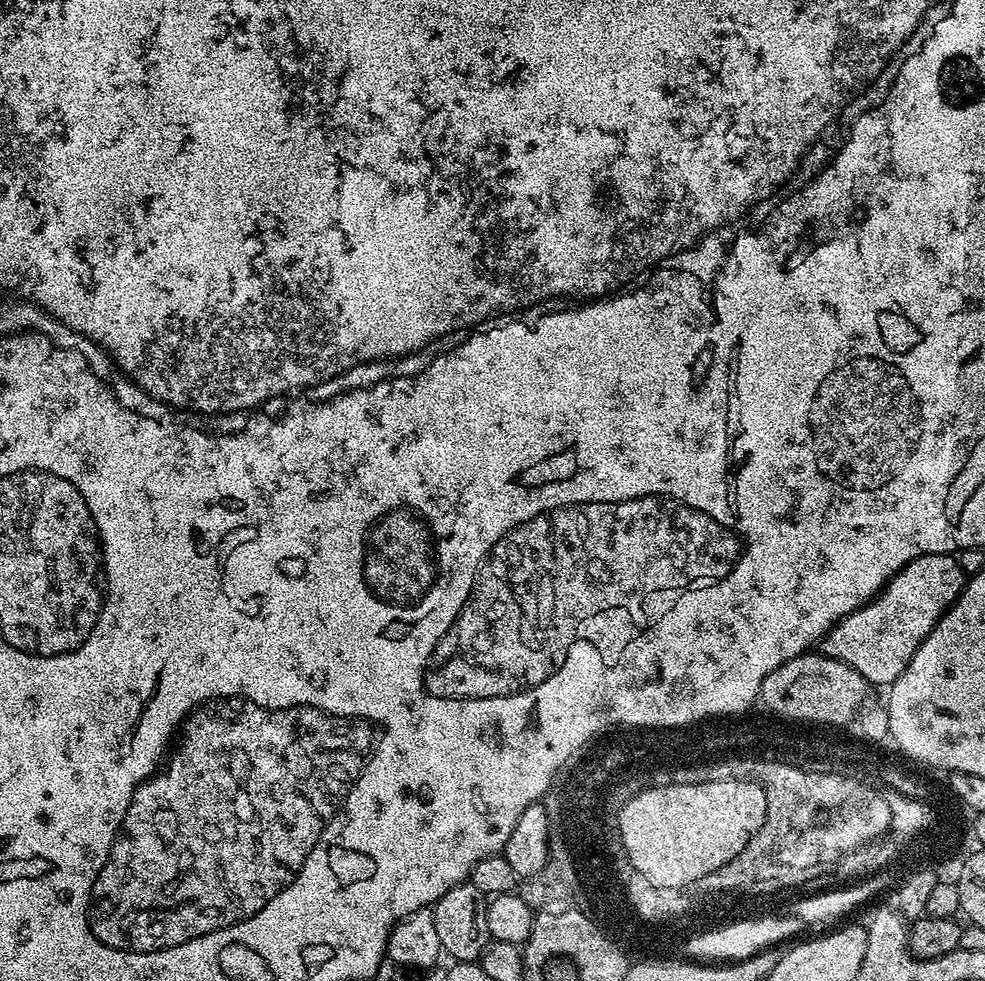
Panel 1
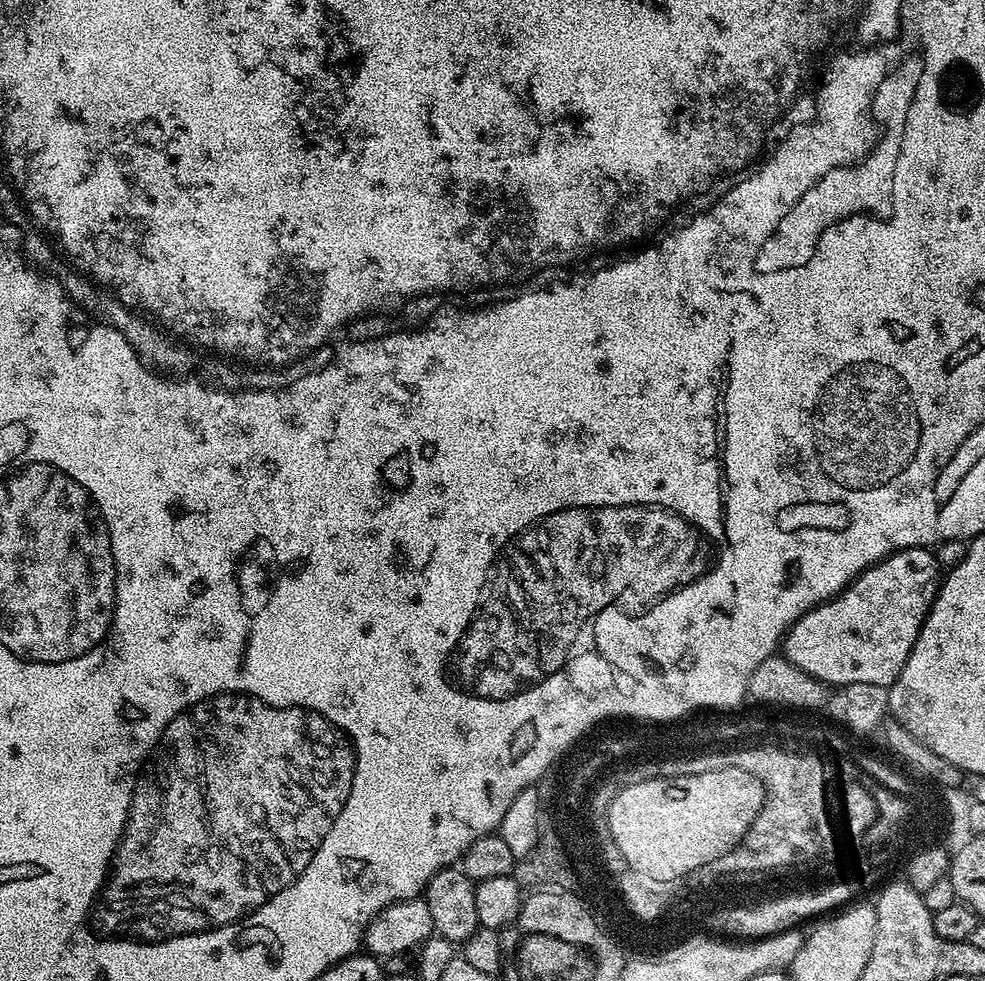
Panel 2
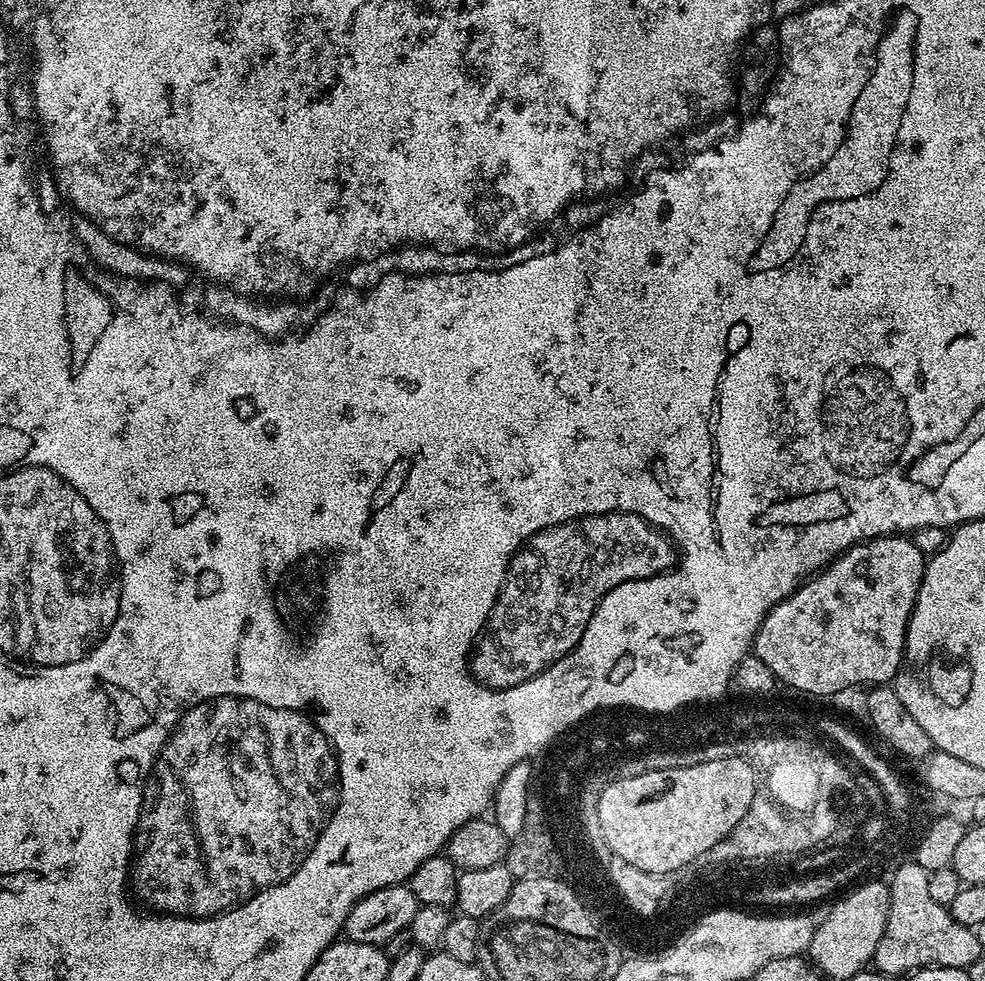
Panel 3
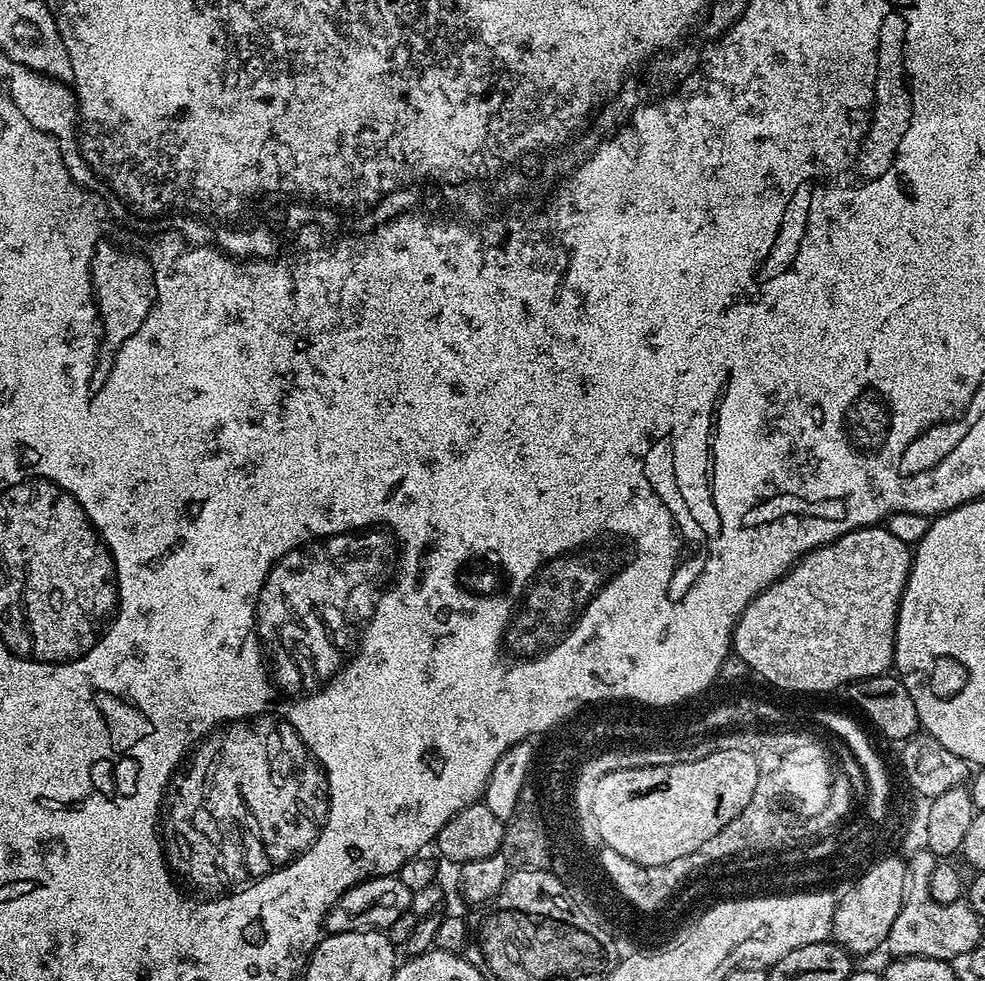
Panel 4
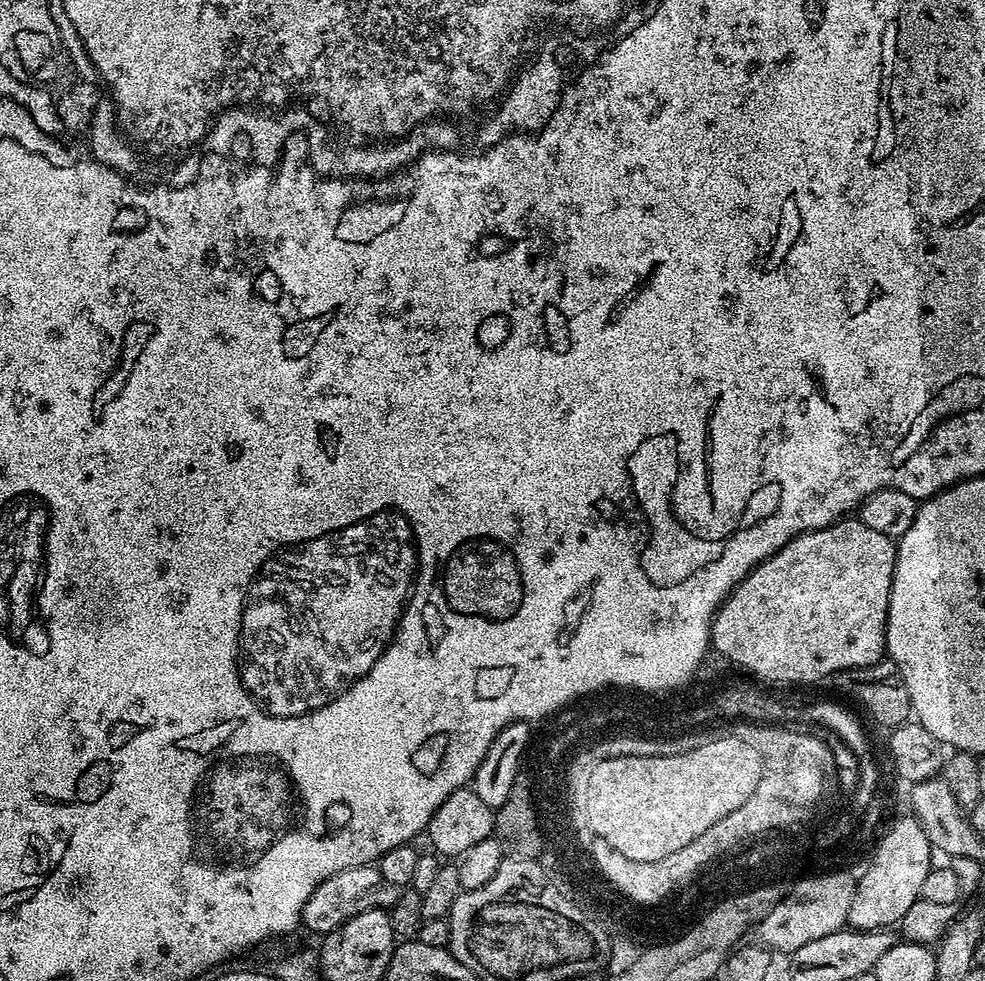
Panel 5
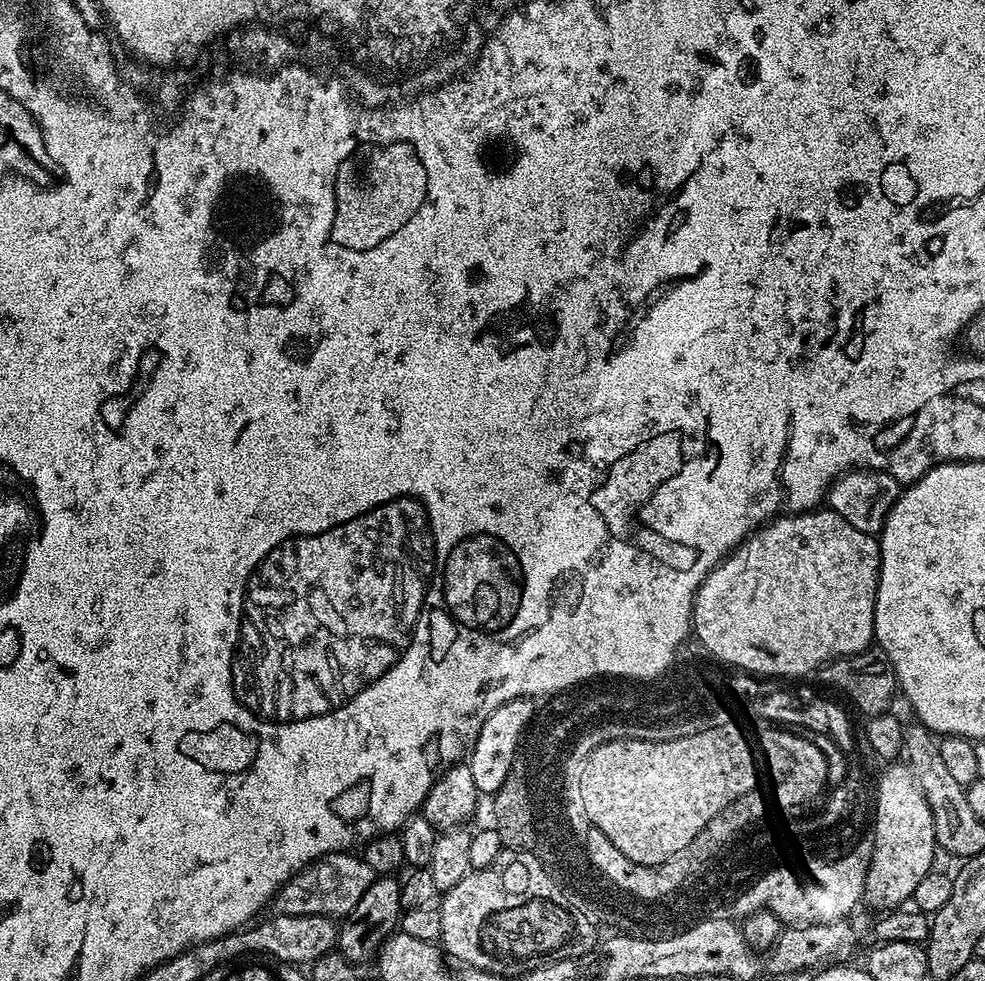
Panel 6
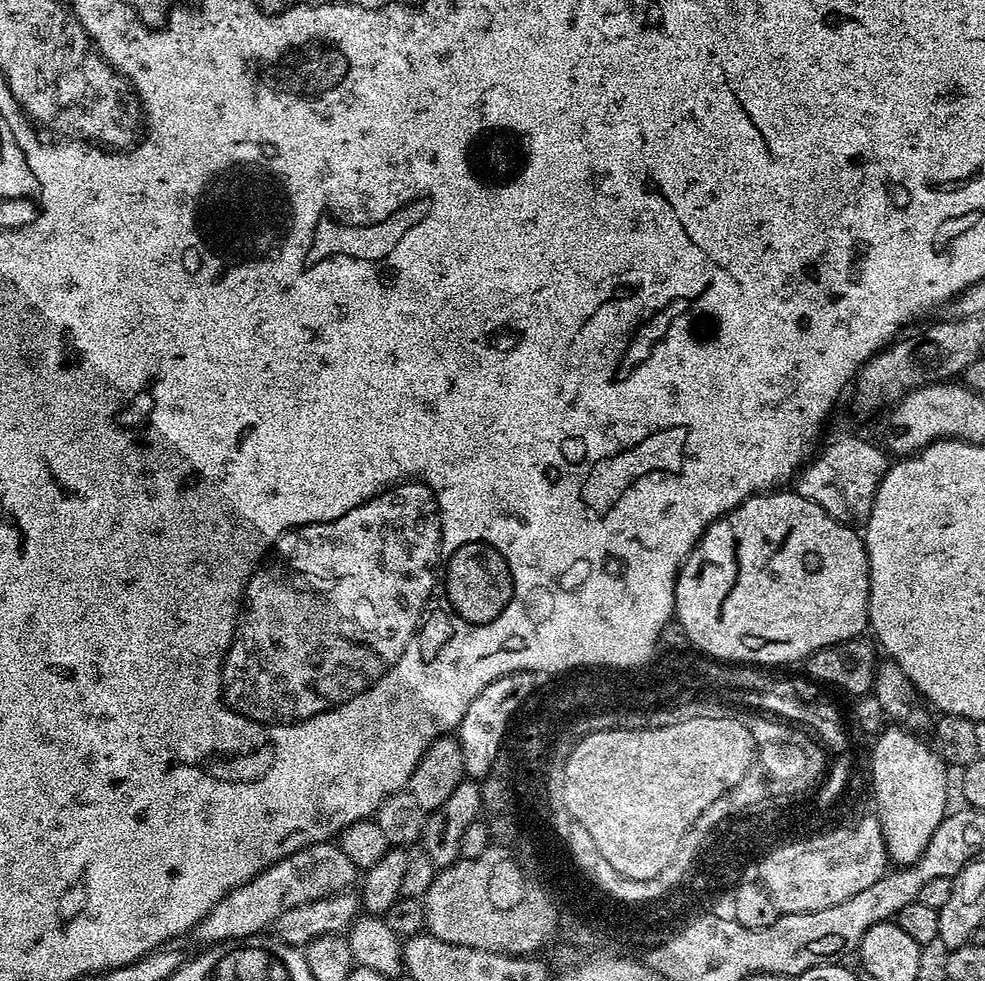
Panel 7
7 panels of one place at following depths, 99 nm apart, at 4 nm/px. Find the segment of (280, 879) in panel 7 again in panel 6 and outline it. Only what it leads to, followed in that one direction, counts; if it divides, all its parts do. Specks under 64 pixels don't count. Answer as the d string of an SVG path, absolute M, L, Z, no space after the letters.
M332 852L306 868L295 872L274 897L275 911L282 916L301 916L302 914L322 914L333 918L343 918L362 902L362 894L371 886L374 874L370 866L359 855L347 852Z

